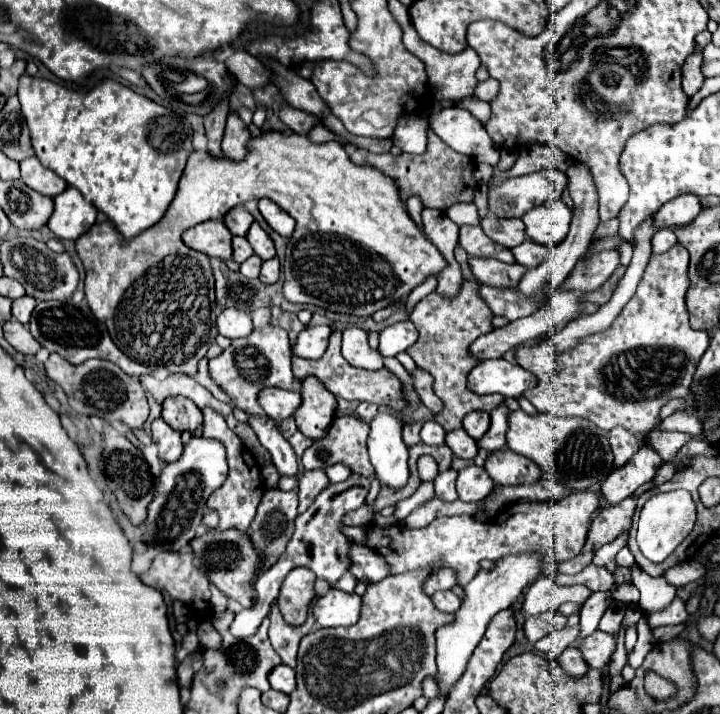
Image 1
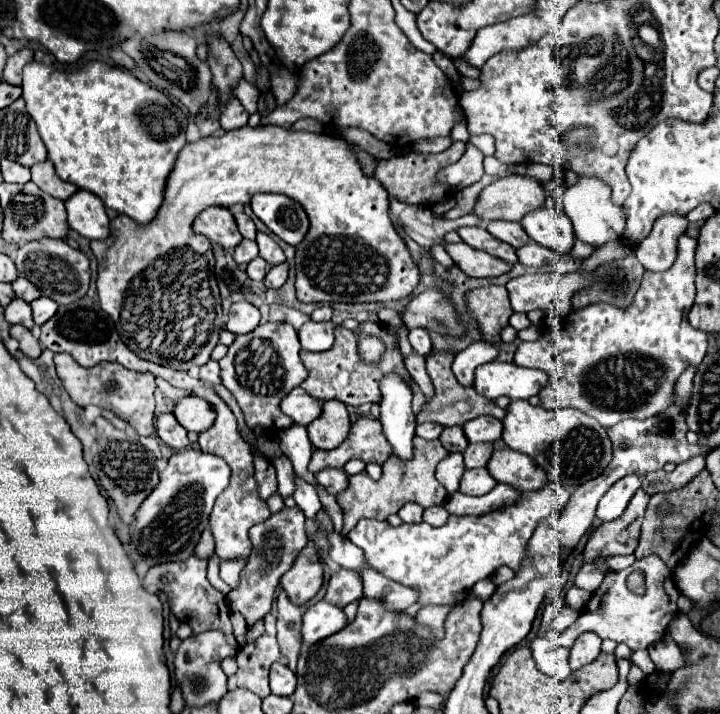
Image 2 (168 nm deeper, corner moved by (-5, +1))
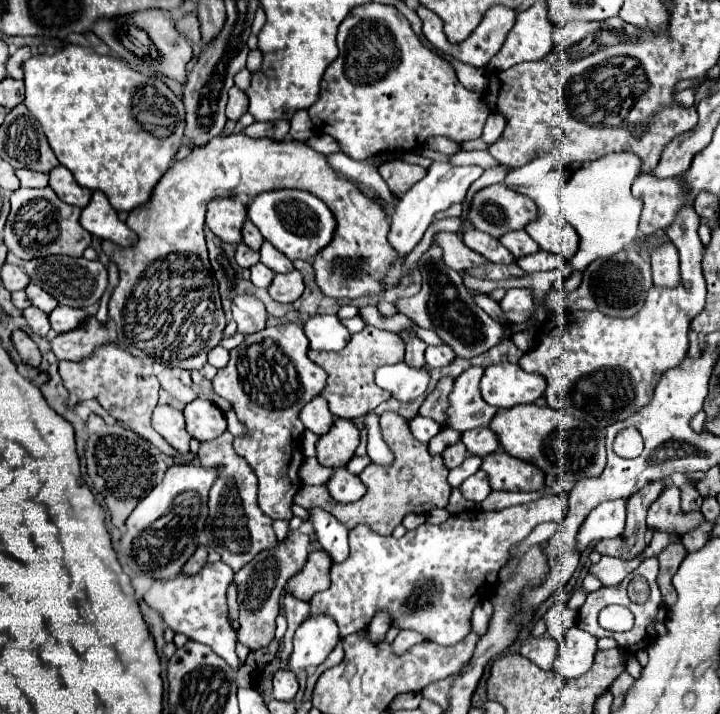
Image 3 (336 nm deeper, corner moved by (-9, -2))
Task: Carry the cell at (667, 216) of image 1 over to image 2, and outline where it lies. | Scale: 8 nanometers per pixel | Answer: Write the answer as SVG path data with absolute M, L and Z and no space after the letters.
M679 214L661 216L651 234L637 246L637 260L653 272L669 270L677 256L677 238L687 230L687 218Z

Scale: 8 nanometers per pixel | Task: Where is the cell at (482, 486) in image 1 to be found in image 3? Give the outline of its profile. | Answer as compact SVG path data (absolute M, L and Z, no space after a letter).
M477 471L475 475L467 477L463 483L461 483L461 493L465 499L473 501L473 503L481 503L489 493L491 493L491 487L489 487L489 477L485 475L485 471Z

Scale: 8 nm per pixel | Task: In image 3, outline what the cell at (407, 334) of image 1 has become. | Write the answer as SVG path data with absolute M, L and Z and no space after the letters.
M429 345L425 349L425 361L429 367L443 367L453 361L455 353L447 345Z

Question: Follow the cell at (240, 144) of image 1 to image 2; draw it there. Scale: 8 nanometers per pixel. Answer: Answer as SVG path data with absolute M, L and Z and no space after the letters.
M233 96L233 100L225 102L225 106L221 108L221 114L219 114L219 122L221 122L225 132L245 126L247 118L249 118L247 110L241 106L241 102L235 96Z

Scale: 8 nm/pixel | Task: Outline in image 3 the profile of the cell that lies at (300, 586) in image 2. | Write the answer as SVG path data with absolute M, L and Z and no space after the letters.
M313 551L309 553L305 567L289 579L285 591L301 601L311 601L315 593L325 591L329 587L329 569L331 557L325 551Z

